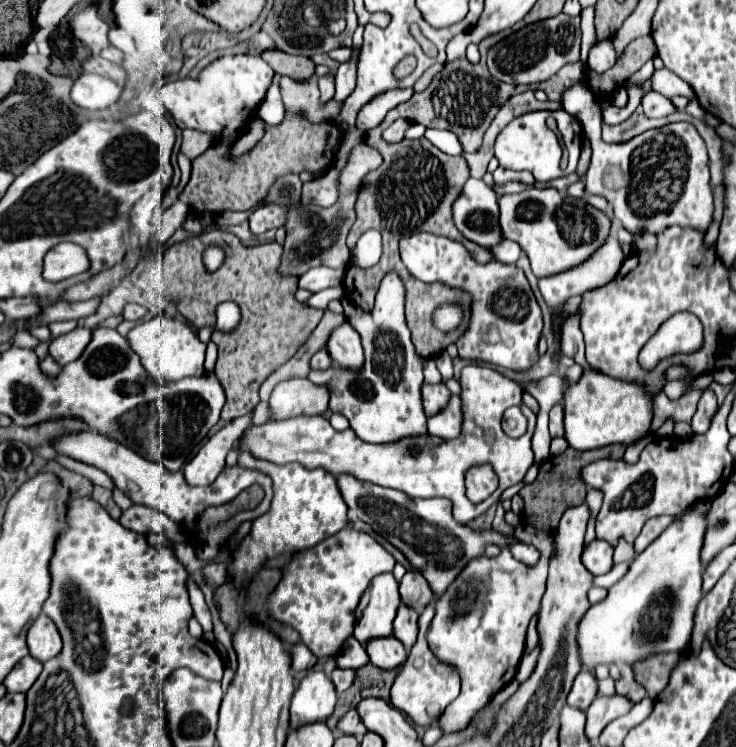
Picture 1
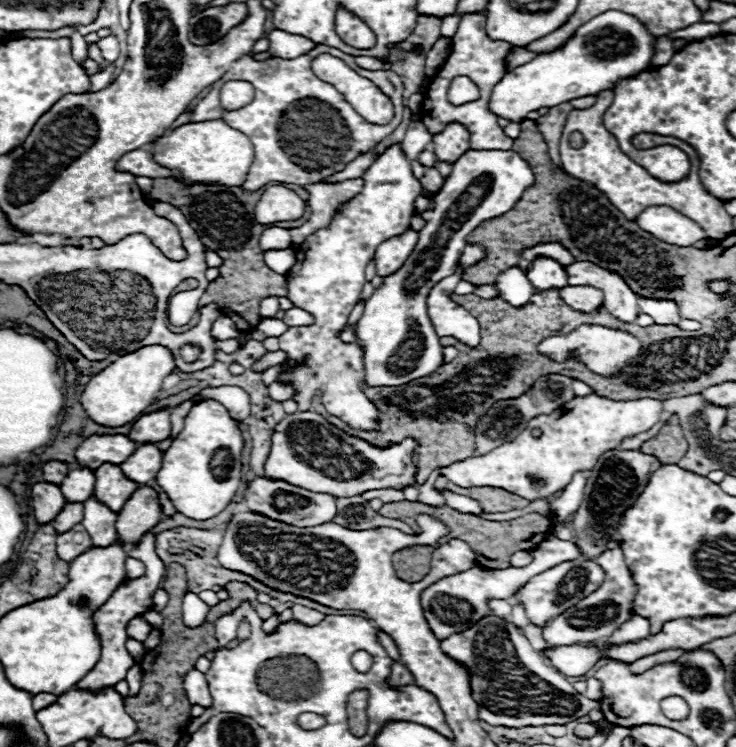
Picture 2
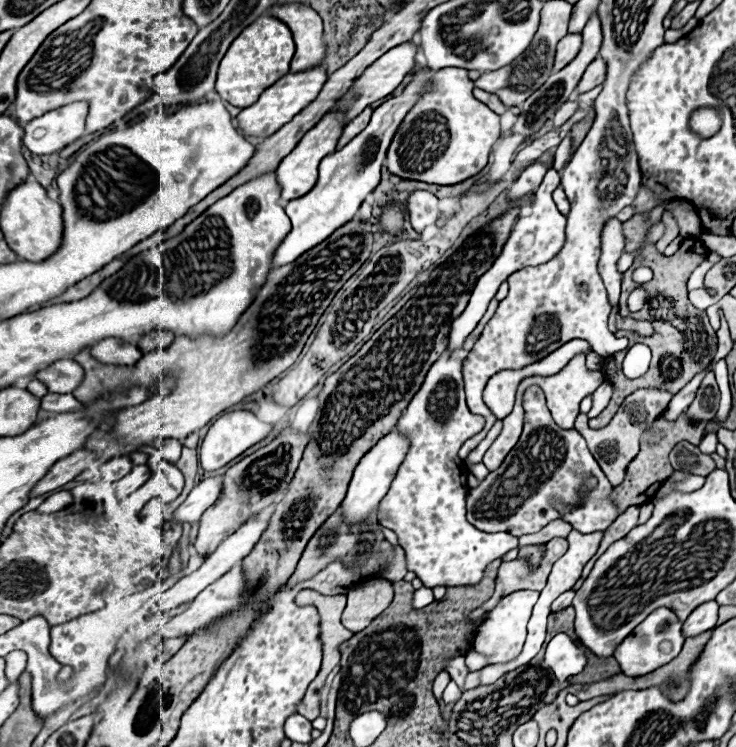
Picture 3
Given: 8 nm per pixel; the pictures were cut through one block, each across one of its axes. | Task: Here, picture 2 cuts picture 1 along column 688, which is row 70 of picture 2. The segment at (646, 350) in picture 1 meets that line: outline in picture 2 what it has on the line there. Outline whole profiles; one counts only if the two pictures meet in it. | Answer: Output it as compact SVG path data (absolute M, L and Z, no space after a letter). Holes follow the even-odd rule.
M320 56L312 62L312 70L320 80L328 80L338 92L346 96L346 100L364 116L368 122L374 124L388 124L394 116L392 102L388 96L384 96L370 80L358 76L354 70L350 70L342 60L334 56Z

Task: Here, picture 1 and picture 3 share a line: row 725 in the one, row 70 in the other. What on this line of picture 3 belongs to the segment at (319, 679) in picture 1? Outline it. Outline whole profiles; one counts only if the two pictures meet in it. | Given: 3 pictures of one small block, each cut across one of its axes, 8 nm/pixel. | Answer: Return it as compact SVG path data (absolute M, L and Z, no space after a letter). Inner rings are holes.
M306 4L272 6L270 14L282 20L294 34L296 54L290 64L290 72L304 72L324 62L326 44L320 16Z

